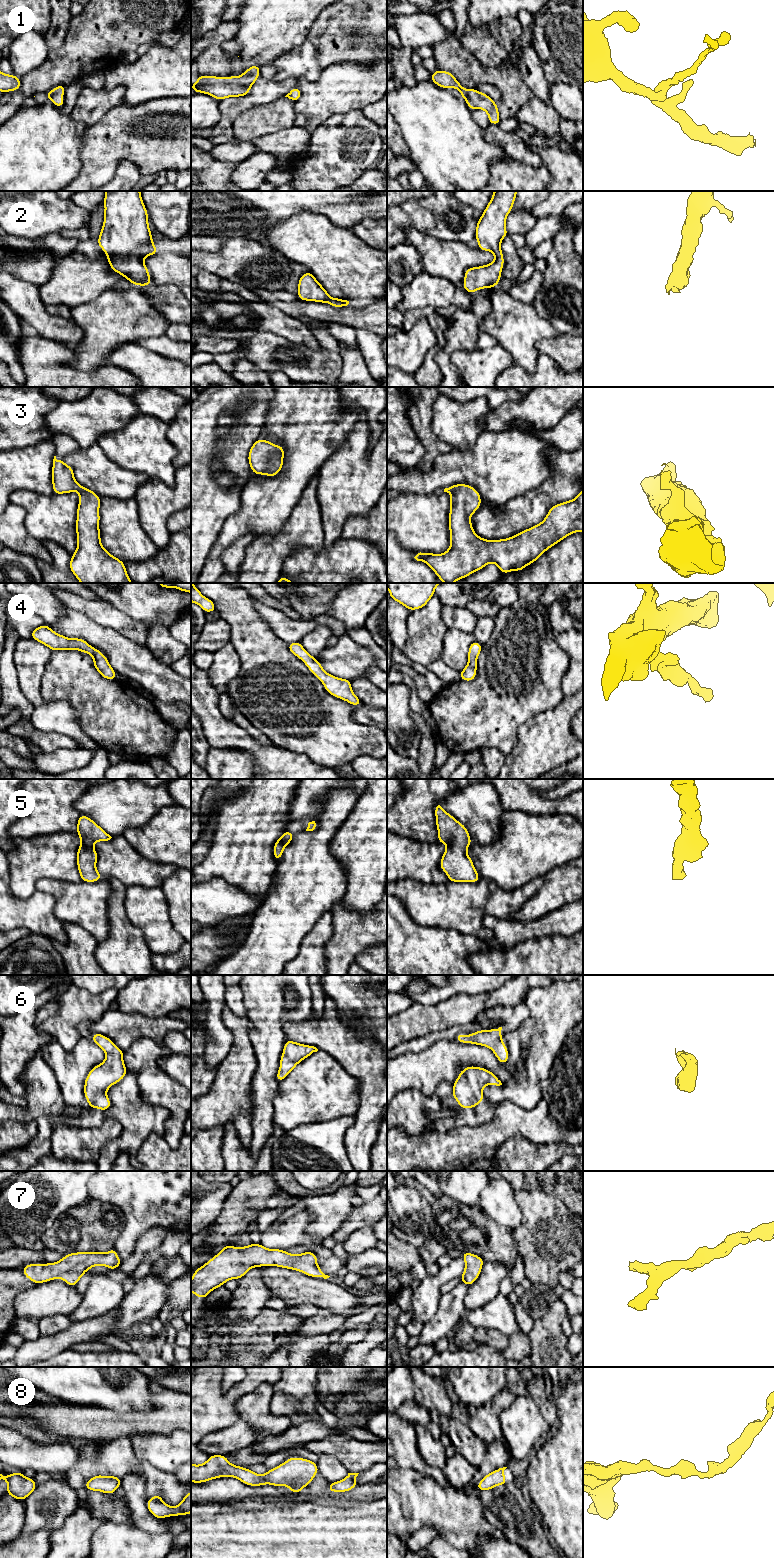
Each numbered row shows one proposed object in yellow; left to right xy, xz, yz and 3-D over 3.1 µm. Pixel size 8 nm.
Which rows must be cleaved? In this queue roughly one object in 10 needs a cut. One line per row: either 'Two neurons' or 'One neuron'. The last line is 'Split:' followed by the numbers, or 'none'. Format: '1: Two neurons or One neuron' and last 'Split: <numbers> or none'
1: One neuron
2: One neuron
3: One neuron
4: One neuron
5: One neuron
6: One neuron
7: One neuron
8: One neuron
Split: none

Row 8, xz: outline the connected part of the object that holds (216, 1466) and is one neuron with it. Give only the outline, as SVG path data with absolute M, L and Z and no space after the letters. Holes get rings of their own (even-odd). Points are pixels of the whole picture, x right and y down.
M211 1455L205 1463L191 1463L191 1482L203 1483L220 1477L234 1477L248 1486L287 1486L292 1493L298 1493L310 1484L319 1469L317 1463L291 1457L263 1475L250 1469L231 1464L225 1455Z

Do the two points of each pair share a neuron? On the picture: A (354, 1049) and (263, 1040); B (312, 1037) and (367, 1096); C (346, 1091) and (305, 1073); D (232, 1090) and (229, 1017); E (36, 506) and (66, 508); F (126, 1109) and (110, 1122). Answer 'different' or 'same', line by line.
A: different
B: same
C: same
D: same
E: same
F: different

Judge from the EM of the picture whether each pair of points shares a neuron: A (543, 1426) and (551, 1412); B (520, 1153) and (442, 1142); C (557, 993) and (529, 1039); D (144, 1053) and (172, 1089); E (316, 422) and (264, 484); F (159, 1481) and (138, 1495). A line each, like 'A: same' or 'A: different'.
A: different
B: different
C: same
D: same
E: same
F: different

